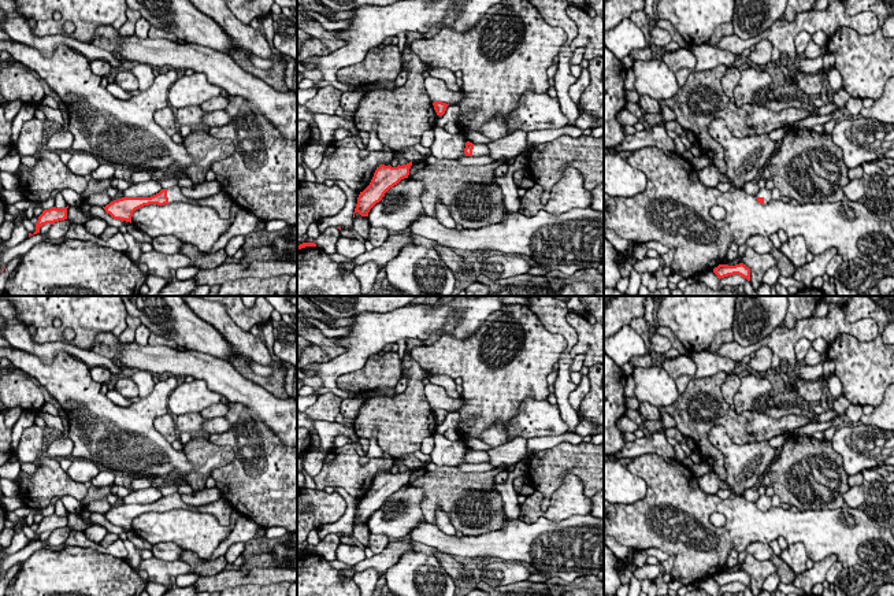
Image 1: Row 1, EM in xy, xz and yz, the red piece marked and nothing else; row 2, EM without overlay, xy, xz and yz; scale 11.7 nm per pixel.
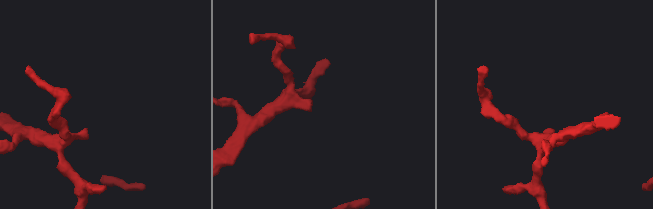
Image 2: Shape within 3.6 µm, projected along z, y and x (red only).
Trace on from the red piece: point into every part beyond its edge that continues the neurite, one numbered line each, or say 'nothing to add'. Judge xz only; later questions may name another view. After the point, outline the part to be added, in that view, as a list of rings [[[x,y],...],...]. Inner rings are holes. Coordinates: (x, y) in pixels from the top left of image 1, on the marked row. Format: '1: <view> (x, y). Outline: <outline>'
1: xz (479, 150). Outline: [[[474,144],[472,156],[490,156],[487,144]]]

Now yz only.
1: yz (763, 192). Outline: [[[761,188],[758,190],[758,193],[756,195],[756,197],[763,197],[764,199],[764,204],[767,204],[771,200],[771,190],[767,188]]]

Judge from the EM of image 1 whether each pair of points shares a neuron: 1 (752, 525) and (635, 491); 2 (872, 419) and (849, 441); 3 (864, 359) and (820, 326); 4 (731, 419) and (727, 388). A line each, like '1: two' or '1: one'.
1: two
2: two
3: two
4: two

